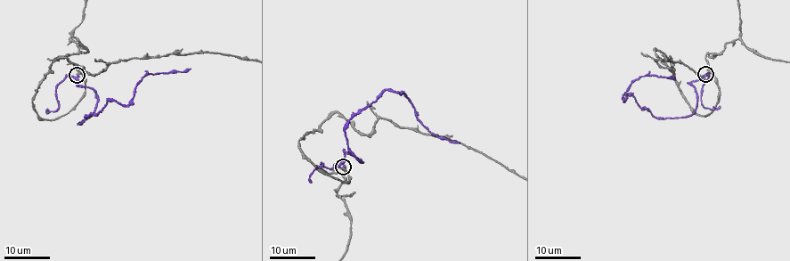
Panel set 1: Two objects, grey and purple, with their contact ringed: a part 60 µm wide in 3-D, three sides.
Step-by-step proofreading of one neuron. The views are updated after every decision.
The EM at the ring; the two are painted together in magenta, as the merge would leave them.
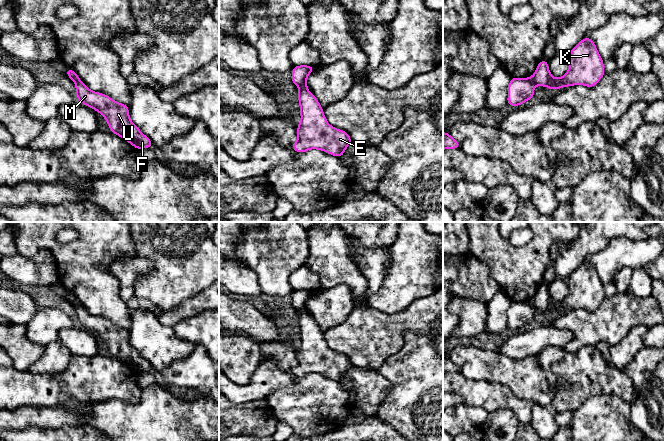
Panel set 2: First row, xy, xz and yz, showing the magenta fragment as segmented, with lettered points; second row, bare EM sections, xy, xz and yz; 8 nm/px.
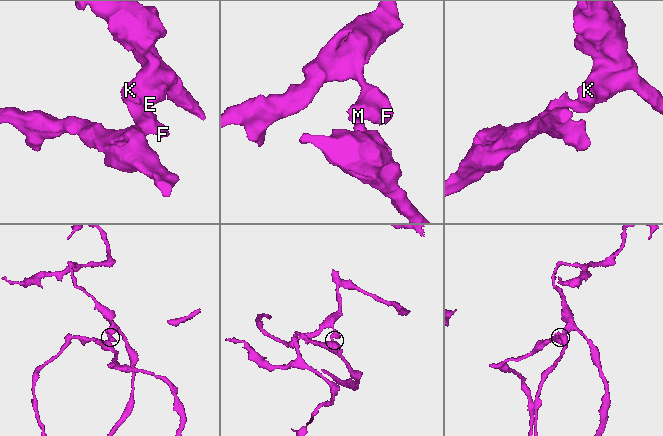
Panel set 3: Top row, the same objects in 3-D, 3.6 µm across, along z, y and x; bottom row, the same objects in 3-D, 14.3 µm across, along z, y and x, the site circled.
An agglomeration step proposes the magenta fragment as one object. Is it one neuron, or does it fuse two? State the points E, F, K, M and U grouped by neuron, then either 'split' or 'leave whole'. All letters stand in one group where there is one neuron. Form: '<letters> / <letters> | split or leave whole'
E K / F M U | split

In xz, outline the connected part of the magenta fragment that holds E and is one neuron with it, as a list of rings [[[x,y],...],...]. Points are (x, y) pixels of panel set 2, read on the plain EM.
[[[304,312],[298,313],[301,345],[297,349],[298,364],[292,368],[297,377],[310,373],[322,374],[338,382],[353,366],[346,355],[330,350],[317,322]]]

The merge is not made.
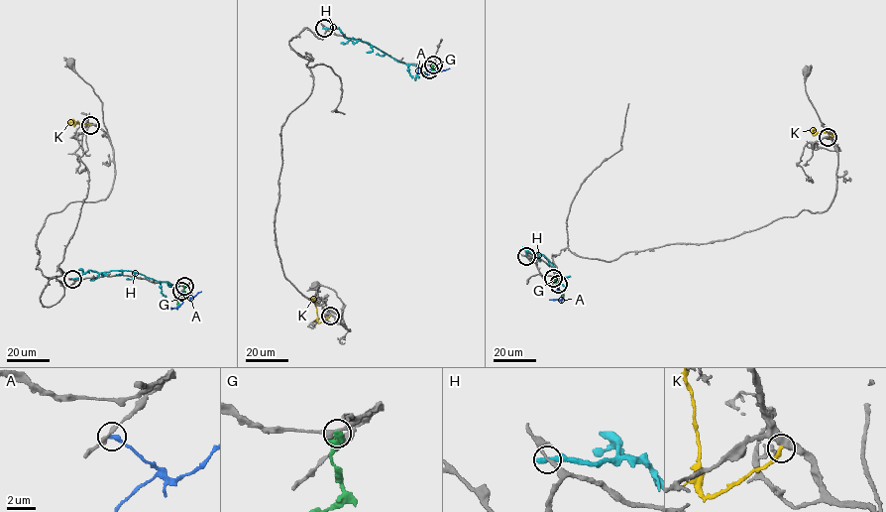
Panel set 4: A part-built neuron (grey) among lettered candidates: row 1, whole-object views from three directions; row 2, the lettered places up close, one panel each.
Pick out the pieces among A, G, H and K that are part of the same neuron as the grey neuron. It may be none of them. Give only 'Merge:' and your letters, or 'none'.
Merge: none

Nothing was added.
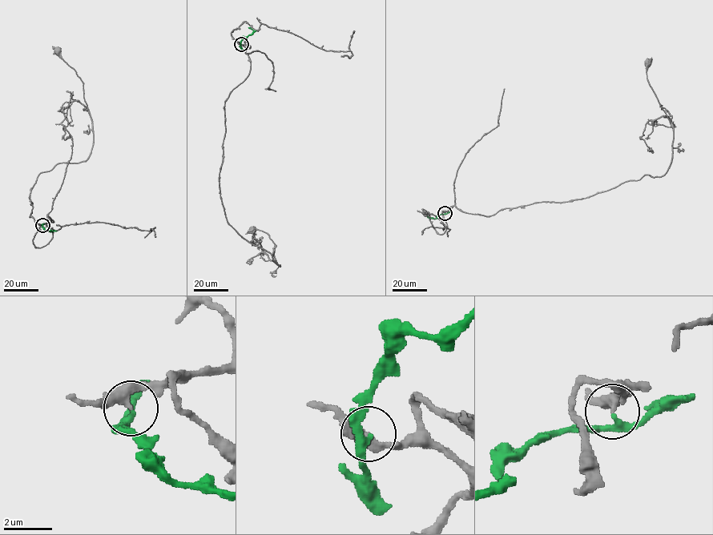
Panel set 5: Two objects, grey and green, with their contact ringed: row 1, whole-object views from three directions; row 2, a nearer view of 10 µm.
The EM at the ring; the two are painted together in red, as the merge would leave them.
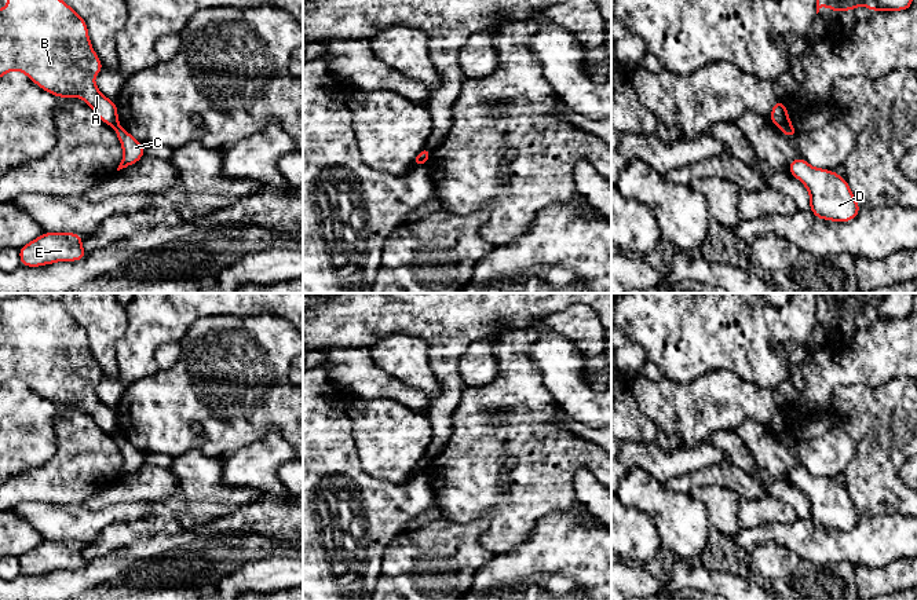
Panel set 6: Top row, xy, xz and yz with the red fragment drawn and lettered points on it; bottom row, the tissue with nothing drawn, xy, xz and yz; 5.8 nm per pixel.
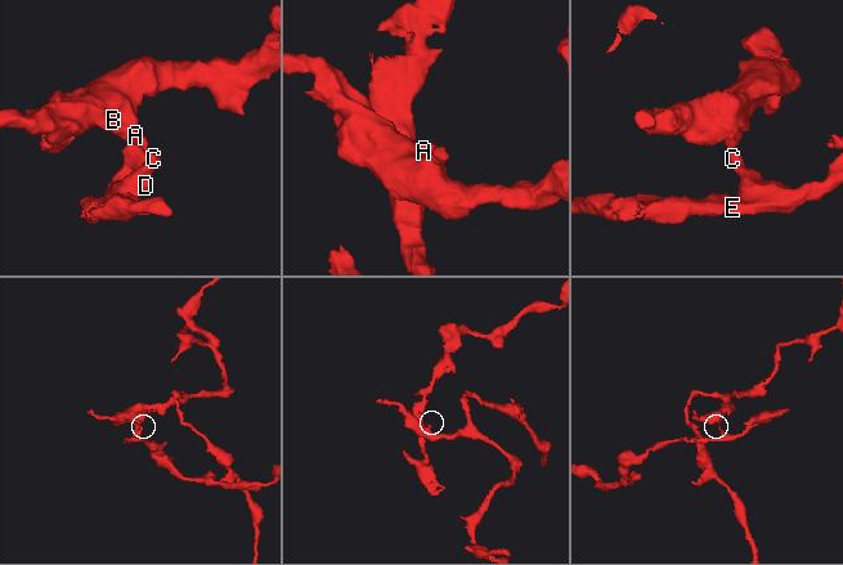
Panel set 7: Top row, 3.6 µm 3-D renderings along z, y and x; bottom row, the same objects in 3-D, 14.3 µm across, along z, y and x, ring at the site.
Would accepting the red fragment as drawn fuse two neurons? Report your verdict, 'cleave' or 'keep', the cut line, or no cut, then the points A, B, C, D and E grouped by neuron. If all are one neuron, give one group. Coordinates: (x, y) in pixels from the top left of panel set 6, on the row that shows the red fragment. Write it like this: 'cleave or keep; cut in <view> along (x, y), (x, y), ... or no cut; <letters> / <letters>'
cleave; cut in yz along (789, 123), (780, 127); A B / C D E

